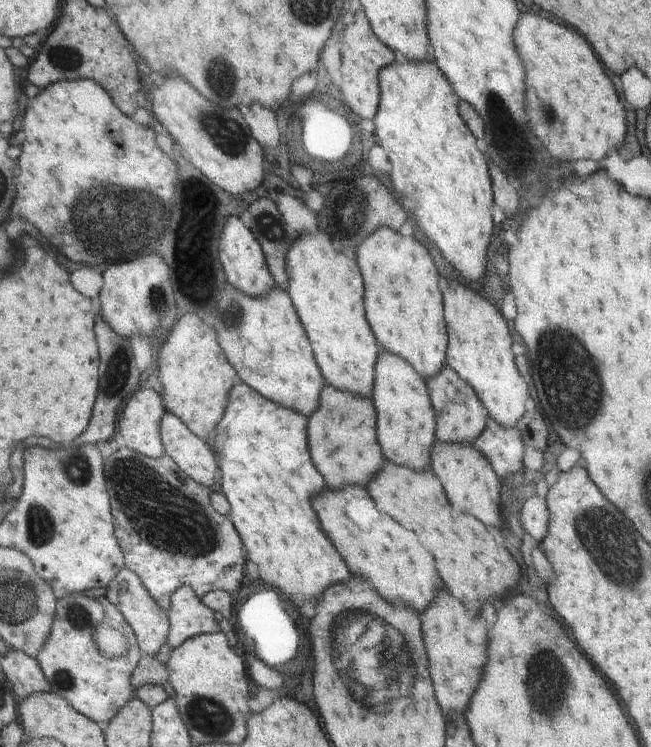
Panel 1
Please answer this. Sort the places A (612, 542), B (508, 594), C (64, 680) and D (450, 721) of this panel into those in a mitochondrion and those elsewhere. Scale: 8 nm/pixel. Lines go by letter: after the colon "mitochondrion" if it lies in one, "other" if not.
A: mitochondrion
B: other
C: mitochondrion
D: other

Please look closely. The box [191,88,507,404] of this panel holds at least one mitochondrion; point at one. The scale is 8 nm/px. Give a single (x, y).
(228, 134)

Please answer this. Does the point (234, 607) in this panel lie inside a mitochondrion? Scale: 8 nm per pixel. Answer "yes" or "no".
no

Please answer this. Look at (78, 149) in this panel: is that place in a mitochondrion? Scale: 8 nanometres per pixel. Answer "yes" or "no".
no

